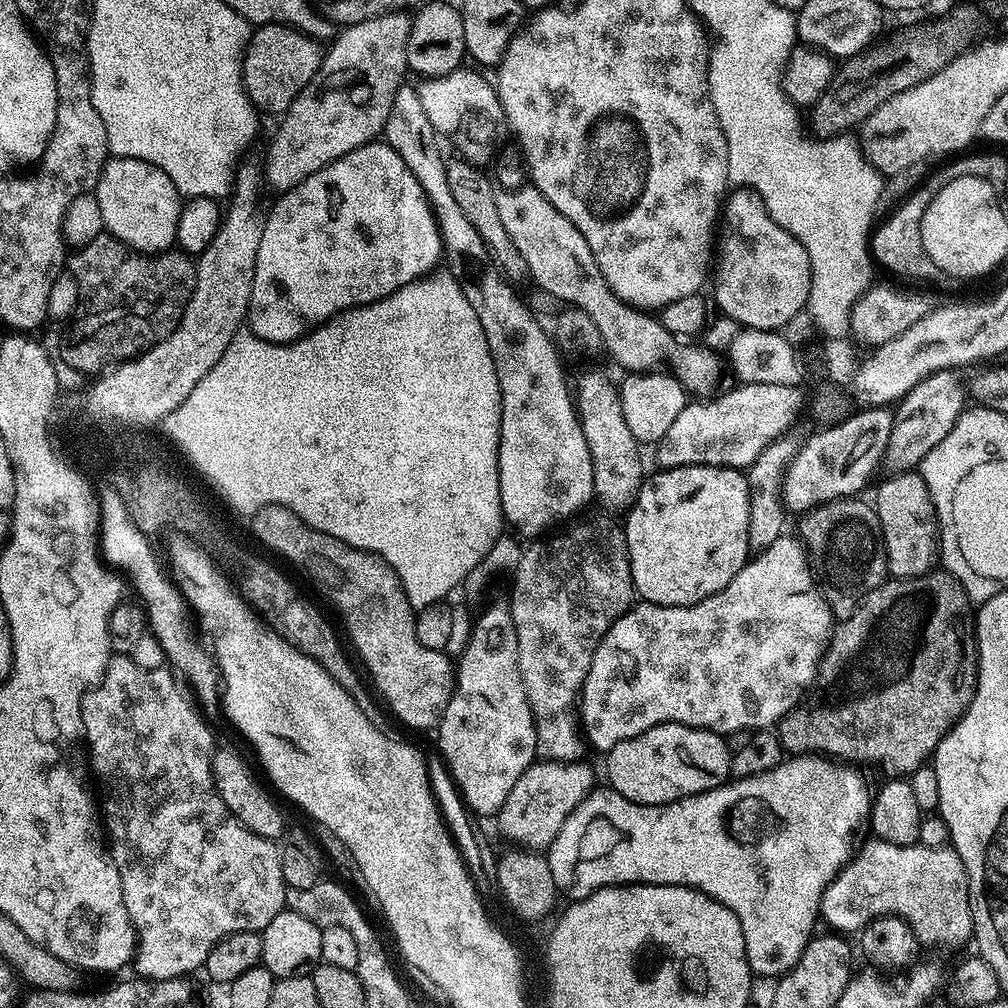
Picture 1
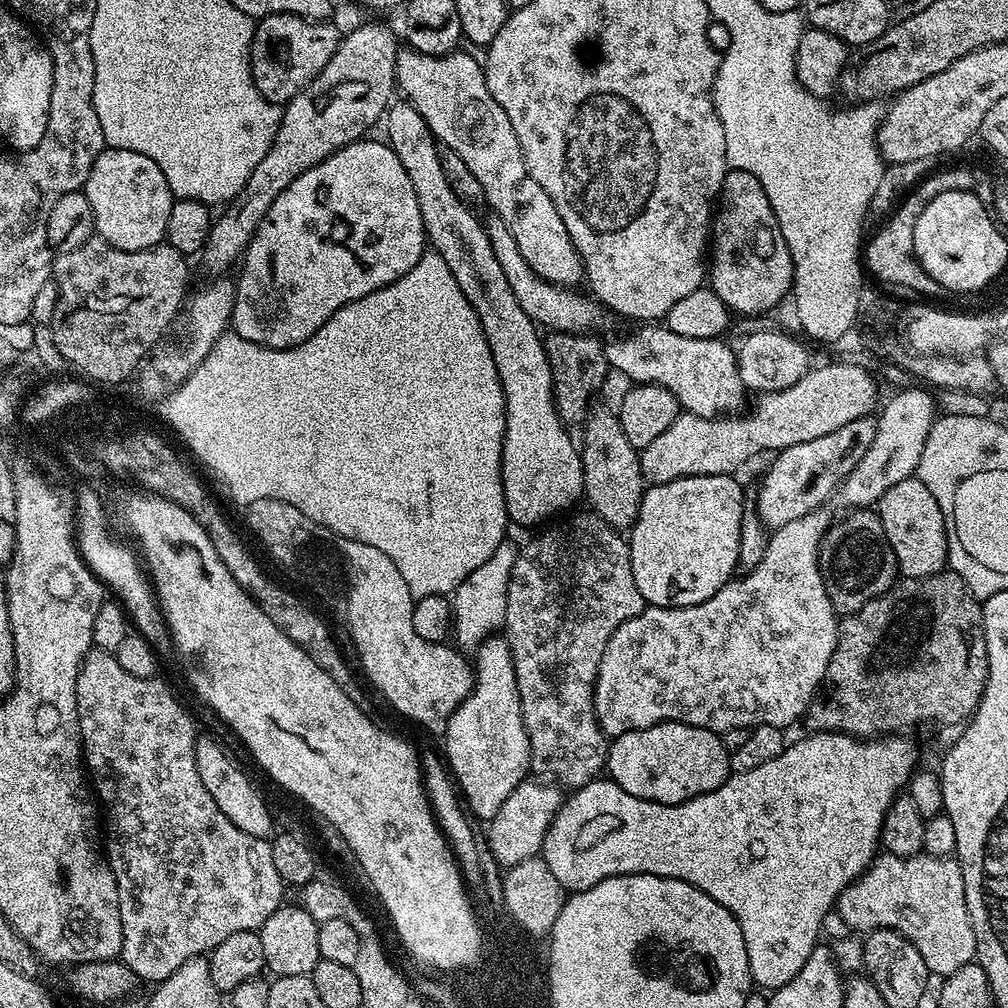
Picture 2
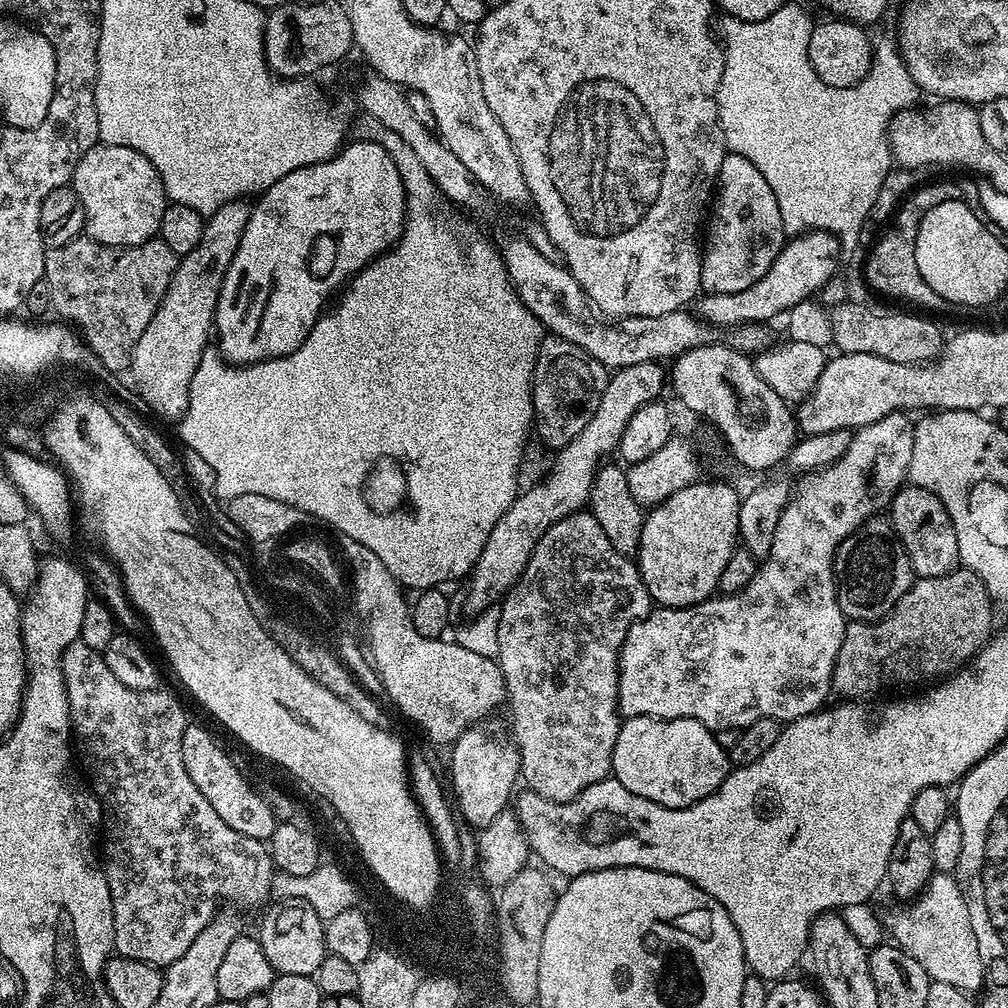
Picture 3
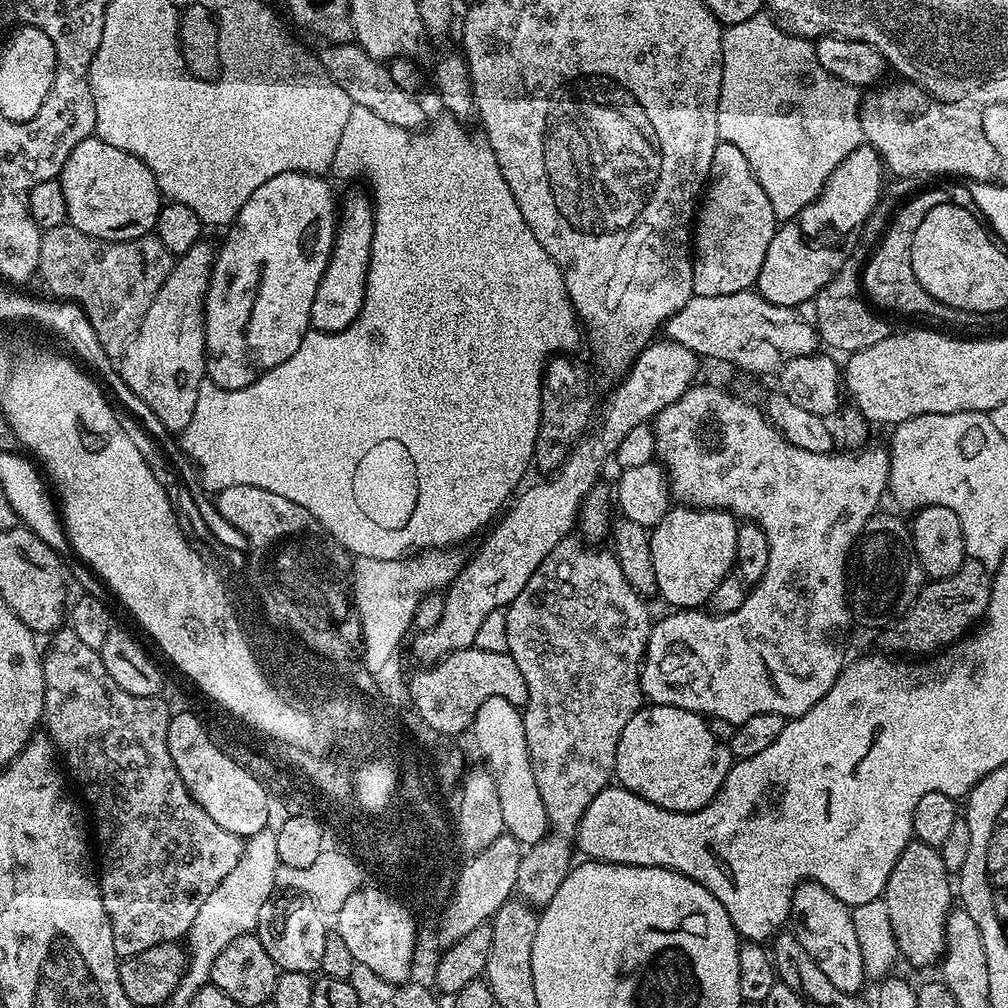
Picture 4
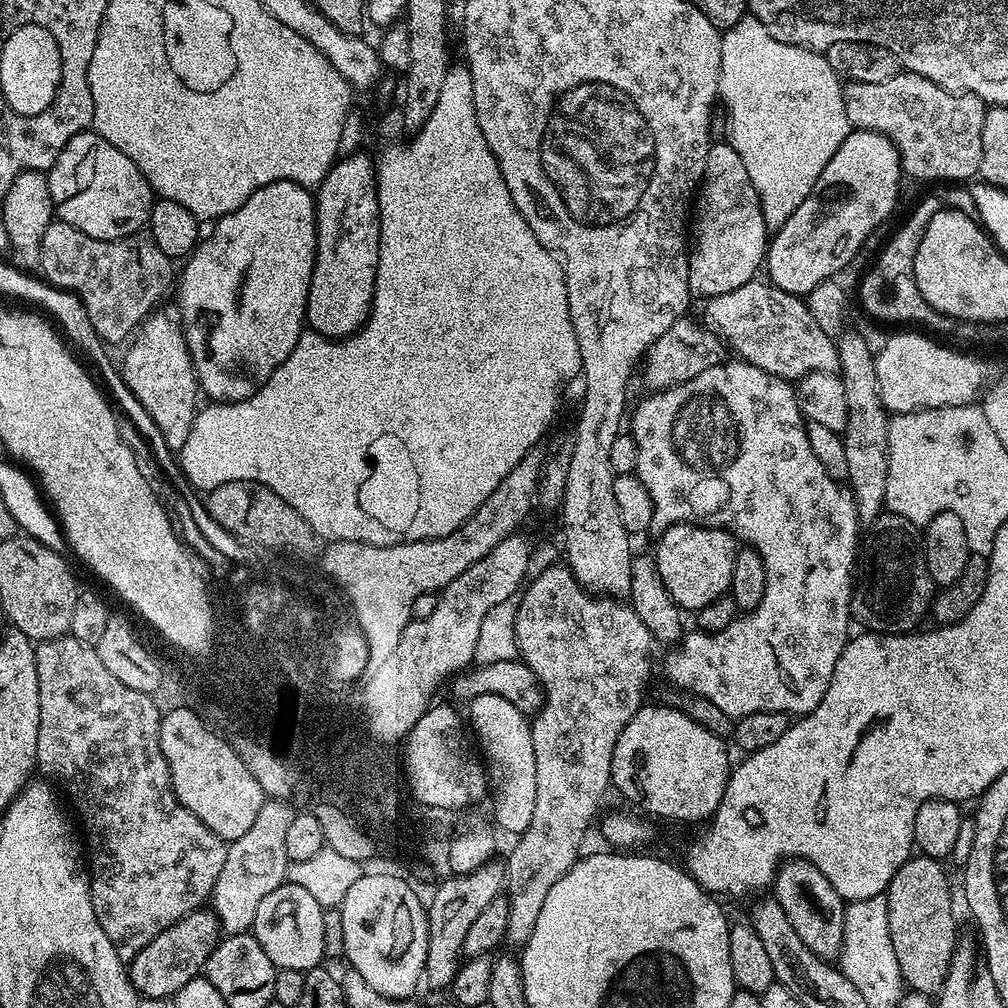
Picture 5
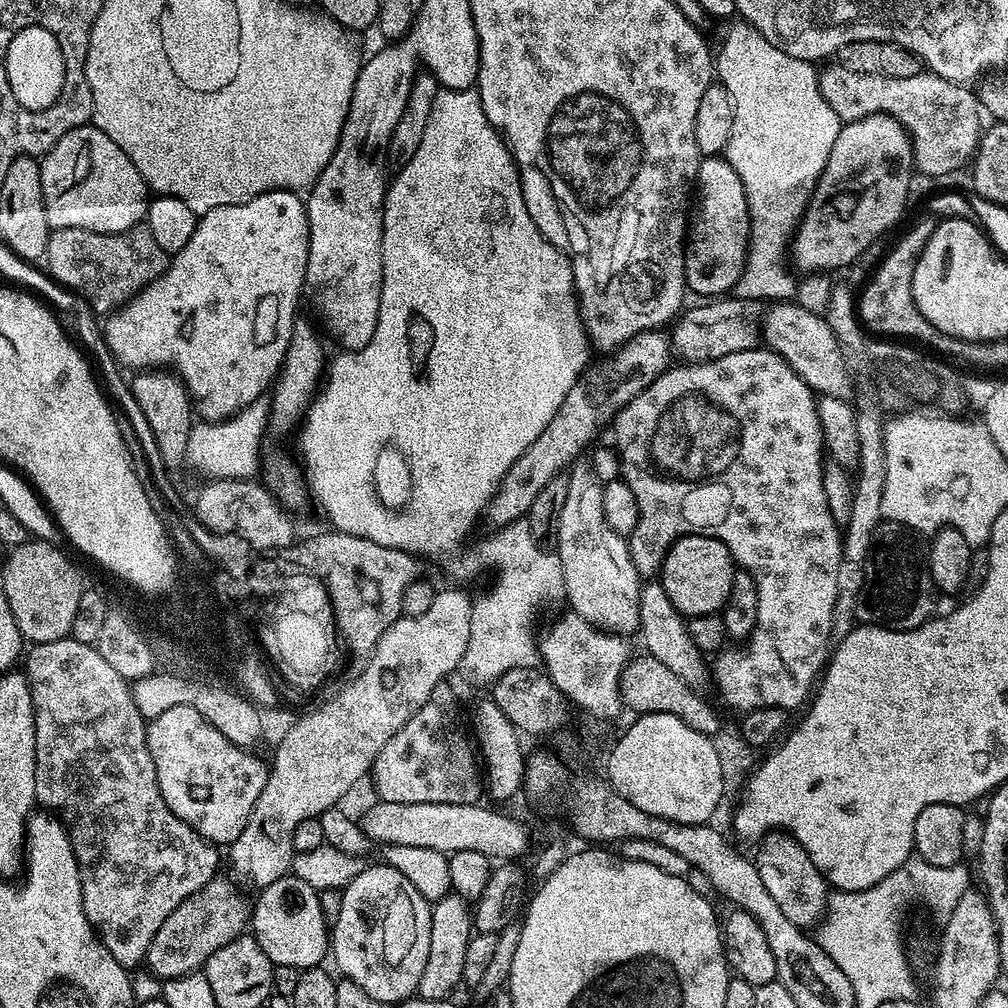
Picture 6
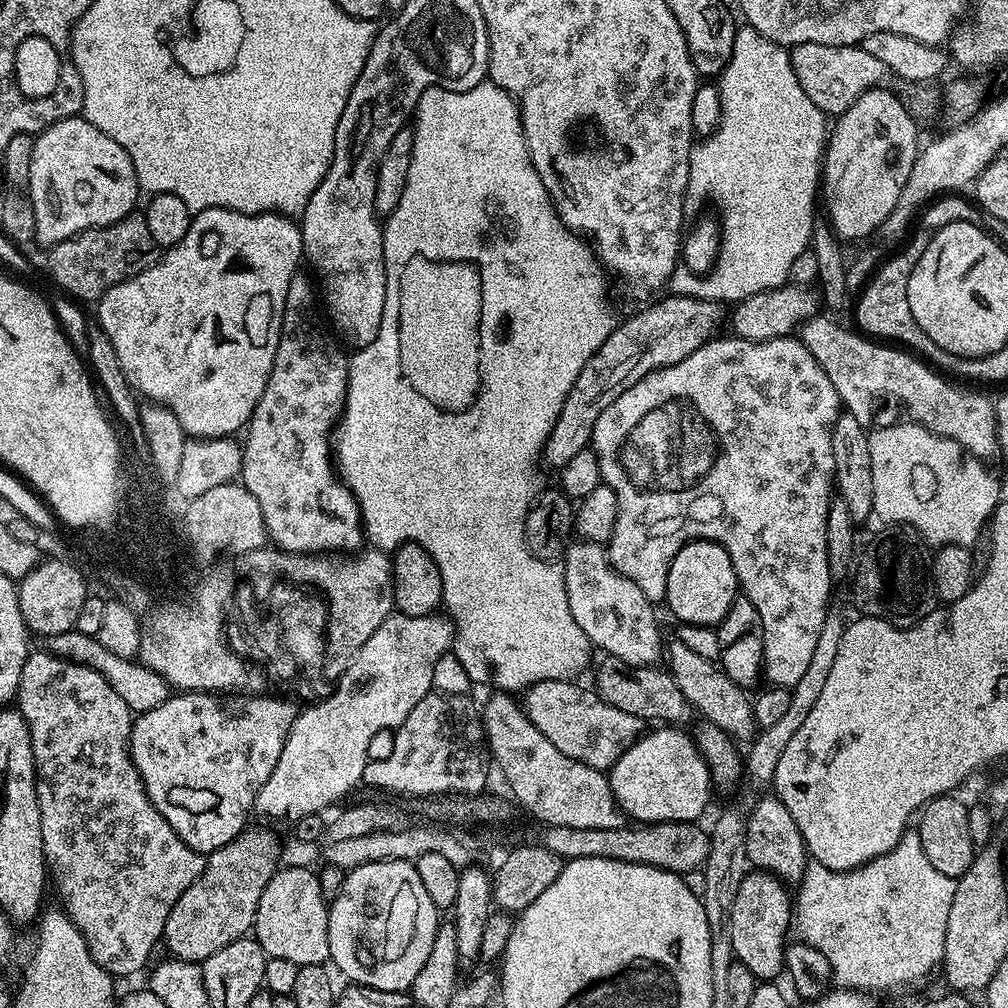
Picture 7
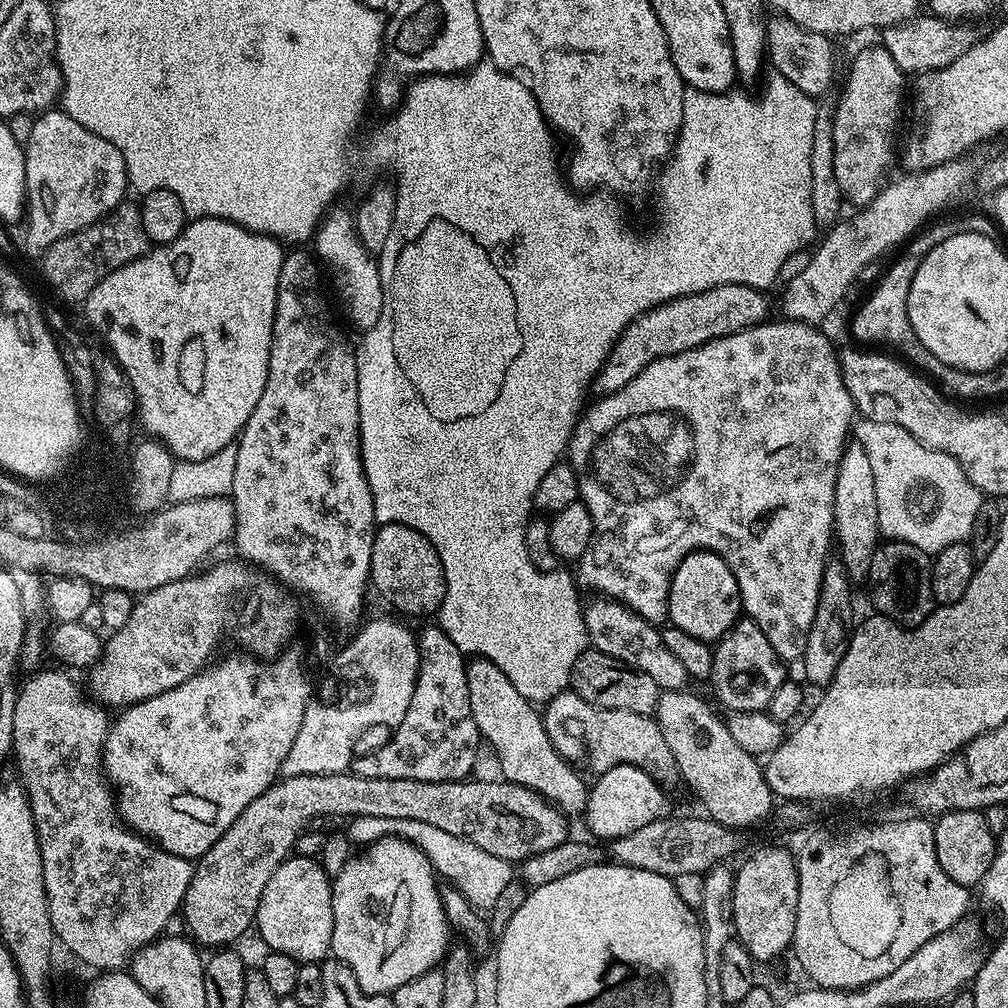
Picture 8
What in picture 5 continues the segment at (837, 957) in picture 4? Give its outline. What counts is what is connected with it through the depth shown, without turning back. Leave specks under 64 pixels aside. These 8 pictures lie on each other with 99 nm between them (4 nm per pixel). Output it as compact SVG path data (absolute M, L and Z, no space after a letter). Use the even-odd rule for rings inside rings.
M788 858L776 869L774 881L774 899L782 910L786 910L786 918L790 918L790 926L798 933L798 938L810 946L810 950L818 958L829 962L839 957L844 947L844 909L845 901L830 886L826 874L818 870L809 860Z

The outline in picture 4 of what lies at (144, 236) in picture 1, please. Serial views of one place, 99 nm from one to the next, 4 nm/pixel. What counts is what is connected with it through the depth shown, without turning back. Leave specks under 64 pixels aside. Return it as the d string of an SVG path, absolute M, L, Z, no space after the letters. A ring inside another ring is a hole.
M95 134L78 142L78 146L70 150L70 158L66 158L66 166L60 171L58 181L65 198L67 223L82 230L82 234L109 242L133 240L149 235L156 227L156 219L162 207L160 184L156 181L156 175L146 166L146 162L126 150L118 150L118 146L110 146L110 142Z

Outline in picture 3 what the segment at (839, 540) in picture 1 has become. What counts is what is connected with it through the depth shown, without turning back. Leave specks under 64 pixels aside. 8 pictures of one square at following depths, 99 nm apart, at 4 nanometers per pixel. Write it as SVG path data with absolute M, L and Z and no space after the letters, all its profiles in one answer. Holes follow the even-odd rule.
M870 518L852 531L852 535L836 547L832 573L836 579L838 606L852 622L884 619L898 598L910 590L914 579L910 558L888 518Z

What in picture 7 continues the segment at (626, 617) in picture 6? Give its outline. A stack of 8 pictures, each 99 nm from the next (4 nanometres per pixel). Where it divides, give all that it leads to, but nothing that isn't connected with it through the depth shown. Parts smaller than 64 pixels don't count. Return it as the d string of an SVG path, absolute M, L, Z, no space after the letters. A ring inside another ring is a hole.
M577 539L575 542L569 543L563 557L562 567L564 569L564 577L566 578L566 598L570 602L570 614L574 614L574 622L578 622L578 626L582 626L582 634L586 634L586 638L592 643L593 649L600 648L613 660L620 660L624 664L629 664L631 668L650 668L661 663L662 657L666 652L666 640L660 637L660 624L656 621L656 612L653 601L646 598L646 594L642 594L642 590L638 590L638 586L634 586L634 582L630 582L630 578L626 578L621 572L616 571L612 567L612 563L608 561L608 554L605 545L595 544L589 540Z

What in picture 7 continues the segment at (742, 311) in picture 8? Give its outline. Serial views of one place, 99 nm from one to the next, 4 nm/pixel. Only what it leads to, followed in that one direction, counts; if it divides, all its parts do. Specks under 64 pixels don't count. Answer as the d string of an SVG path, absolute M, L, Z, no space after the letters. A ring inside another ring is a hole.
M671 294L665 296L665 300L657 299L652 302L657 302L657 304L649 303L644 306L649 306L649 308L634 313L629 320L624 320L621 324L619 321L606 338L606 342L602 342L602 346L596 351L594 358L590 358L590 362L586 362L586 366L582 366L582 374L578 374L578 382L574 382L574 386L570 386L570 394L566 394L566 402L562 402L558 422L554 424L554 430L550 432L550 438L544 444L542 460L545 465L548 463L553 470L564 468L566 462L570 462L570 458L574 458L574 454L578 454L591 445L594 422L598 422L598 414L602 414L602 410L606 410L606 406L610 406L610 402L614 402L620 395L626 394L626 390L630 390L630 386L634 386L634 382L646 378L646 374L656 372L659 368L674 366L678 362L682 362L682 358L694 354L694 350L698 350L713 339L715 332L712 331L719 326L723 316L725 319L726 308L724 312L725 305L721 301L699 300L693 296Z

